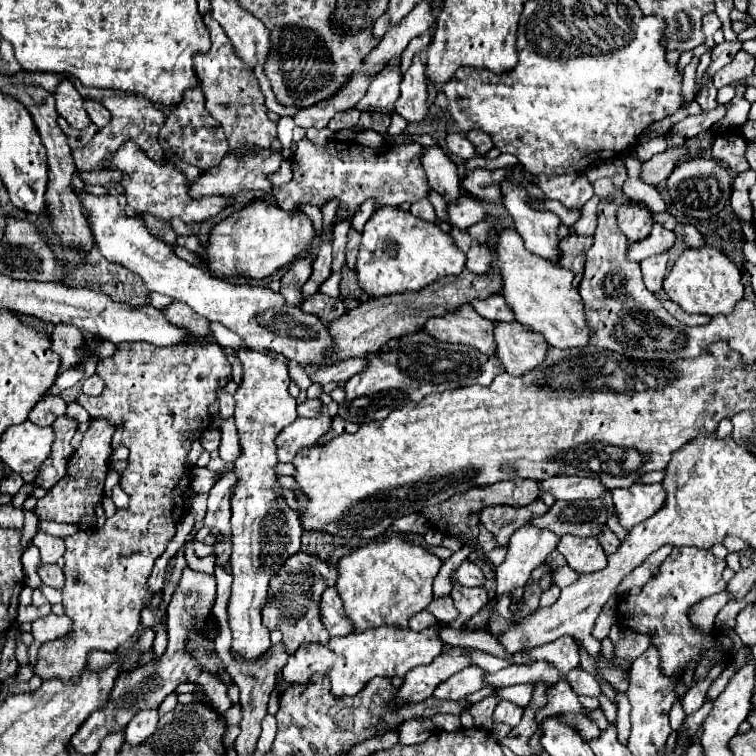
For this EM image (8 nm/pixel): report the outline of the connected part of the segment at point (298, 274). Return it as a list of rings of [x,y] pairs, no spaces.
[[[306,252],[302,256],[298,256],[298,260],[294,260],[288,268],[288,272],[282,276],[282,296],[286,298],[288,306],[300,306],[302,302],[302,292],[300,286],[304,286],[304,282],[310,278],[312,274],[312,254]]]

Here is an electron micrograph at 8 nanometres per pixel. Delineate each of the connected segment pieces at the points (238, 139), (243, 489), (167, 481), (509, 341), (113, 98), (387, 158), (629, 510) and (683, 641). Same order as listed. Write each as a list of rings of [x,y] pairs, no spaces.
[[[210,12],[204,16],[204,24],[210,30],[212,48],[206,54],[198,54],[194,58],[194,64],[196,64],[196,74],[200,80],[200,86],[206,96],[208,112],[224,128],[224,134],[230,144],[230,152],[242,156],[248,148],[270,148],[272,140],[276,138],[276,122],[272,122],[268,118],[268,108],[264,104],[264,94],[260,90],[256,76],[250,72],[246,62],[234,54],[234,48],[228,40],[226,32],[210,16]]]
[[[238,350],[238,358],[244,368],[244,378],[236,390],[236,426],[240,434],[242,454],[234,462],[238,484],[232,494],[232,594],[228,602],[228,616],[232,628],[232,650],[242,658],[254,662],[272,644],[270,630],[262,624],[262,606],[266,604],[266,592],[270,578],[280,566],[300,550],[300,522],[298,514],[272,492],[276,486],[274,466],[276,458],[276,436],[292,424],[296,414],[296,400],[288,394],[290,376],[286,370],[286,358],[270,356],[256,350]]]
[[[124,342],[118,344],[118,352],[112,358],[98,362],[96,374],[106,382],[104,392],[96,397],[81,394],[76,402],[84,406],[92,418],[108,418],[114,426],[122,422],[122,444],[130,450],[130,456],[128,468],[120,478],[120,486],[130,496],[130,502],[126,508],[118,508],[112,518],[106,518],[102,526],[64,538],[66,554],[62,604],[64,614],[72,618],[72,628],[66,636],[40,646],[34,674],[38,674],[42,680],[62,678],[64,682],[72,680],[78,683],[90,650],[114,652],[120,644],[124,644],[138,632],[140,612],[154,596],[148,590],[152,566],[156,558],[164,554],[168,542],[174,538],[180,516],[185,512],[183,498],[190,488],[190,470],[186,468],[190,444],[194,440],[200,440],[202,434],[210,428],[208,406],[216,400],[218,380],[228,378],[230,372],[232,366],[218,344],[156,348],[146,342]]]
[[[496,322],[494,336],[498,344],[496,356],[508,374],[522,376],[526,370],[534,370],[534,366],[542,364],[546,358],[546,338],[532,332],[528,326],[518,322]]]
[[[76,82],[76,90],[80,92],[82,98],[86,100],[96,100],[102,106],[106,106],[112,114],[112,120],[106,128],[102,128],[84,148],[78,148],[72,152],[74,162],[78,172],[92,172],[92,170],[102,170],[104,164],[110,160],[110,156],[128,140],[132,140],[134,144],[138,144],[148,158],[156,160],[156,162],[164,162],[164,152],[158,144],[158,130],[164,124],[166,116],[162,110],[156,108],[154,102],[150,100],[140,100],[140,96],[136,94],[128,94],[128,92],[116,92],[116,90],[102,90],[102,88],[84,88],[82,84]]]
[[[302,138],[296,144],[292,156],[292,180],[274,190],[276,204],[294,214],[302,204],[314,204],[322,208],[330,200],[338,200],[338,214],[334,224],[350,218],[354,210],[366,202],[374,200],[376,206],[400,206],[402,202],[416,202],[426,198],[430,192],[420,156],[424,148],[418,142],[400,146],[380,146],[364,148],[354,142],[332,140],[326,146],[316,146]]]
[[[634,484],[630,488],[612,490],[612,500],[618,510],[620,524],[630,530],[658,512],[658,506],[666,500],[666,492],[662,490],[662,484]]]
[[[674,548],[672,554],[660,564],[658,574],[642,588],[642,592],[634,598],[632,606],[628,600],[618,600],[618,622],[626,628],[648,634],[652,646],[658,646],[662,658],[664,674],[682,676],[686,670],[698,666],[698,662],[712,650],[720,650],[720,632],[712,628],[710,632],[698,632],[698,628],[688,620],[690,608],[726,588],[722,580],[722,570],[726,568],[724,560],[718,560],[710,550],[700,548]]]

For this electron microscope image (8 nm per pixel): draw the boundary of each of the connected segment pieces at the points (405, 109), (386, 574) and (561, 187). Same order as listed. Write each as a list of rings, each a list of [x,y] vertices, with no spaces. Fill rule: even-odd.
[[[420,56],[414,58],[412,66],[402,78],[400,86],[400,98],[396,100],[396,112],[406,122],[422,122],[428,118],[428,92],[426,92],[426,76],[424,76],[424,64]]]
[[[394,532],[392,536],[382,536],[358,550],[354,550],[352,554],[340,558],[338,562],[338,594],[344,602],[344,610],[346,616],[354,622],[356,630],[368,630],[368,628],[376,628],[376,626],[396,626],[396,628],[408,628],[408,618],[412,614],[422,612],[432,600],[432,582],[436,578],[436,574],[440,572],[442,560],[434,554],[430,554],[424,546],[420,544],[412,544],[408,542],[400,532]]]
[[[566,174],[558,178],[532,178],[532,182],[542,190],[546,198],[558,200],[566,208],[580,208],[592,198],[592,184],[586,174]]]

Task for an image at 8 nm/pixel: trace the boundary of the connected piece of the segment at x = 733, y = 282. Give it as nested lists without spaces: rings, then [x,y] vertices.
[[[704,244],[700,248],[688,248],[674,262],[668,278],[664,280],[664,292],[672,302],[690,314],[730,314],[734,304],[744,298],[742,274],[728,254],[720,248]]]

